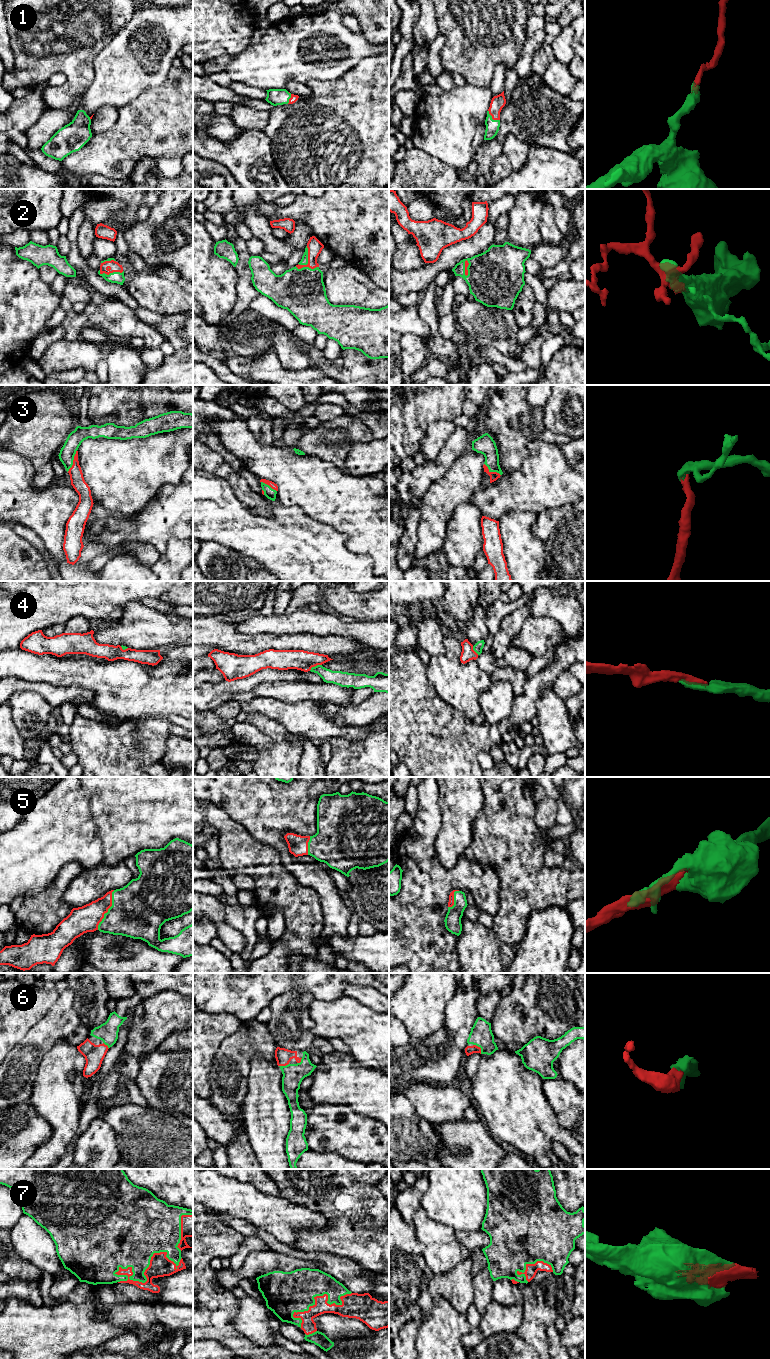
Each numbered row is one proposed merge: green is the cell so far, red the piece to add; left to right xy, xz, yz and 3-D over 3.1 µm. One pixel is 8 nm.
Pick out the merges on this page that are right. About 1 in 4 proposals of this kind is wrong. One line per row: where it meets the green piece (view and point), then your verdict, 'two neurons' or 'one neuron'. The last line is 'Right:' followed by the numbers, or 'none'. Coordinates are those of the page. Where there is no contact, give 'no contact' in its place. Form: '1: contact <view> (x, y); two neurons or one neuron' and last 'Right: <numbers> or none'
1: contact yz (491, 118); one neuron
2: contact xz (307, 259); one neuron
3: contact xy (72, 461); one neuron
4: contact xz (315, 666); one neuron
5: contact xy (108, 910); one neuron
6: contact yz (479, 1046); one neuron
7: contact xy (148, 1266); one neuron
Right: 1, 2, 3, 4, 5, 6, 7

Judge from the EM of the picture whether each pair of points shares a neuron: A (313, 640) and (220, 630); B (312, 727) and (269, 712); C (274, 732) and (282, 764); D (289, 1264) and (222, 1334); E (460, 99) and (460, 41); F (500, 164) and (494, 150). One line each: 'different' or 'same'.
A: same
B: same
C: same
D: different
E: different
F: different

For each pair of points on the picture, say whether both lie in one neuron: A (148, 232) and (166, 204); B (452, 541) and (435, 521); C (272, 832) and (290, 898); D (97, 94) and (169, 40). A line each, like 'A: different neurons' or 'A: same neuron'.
A: same neuron
B: different neurons
C: different neurons
D: same neuron

